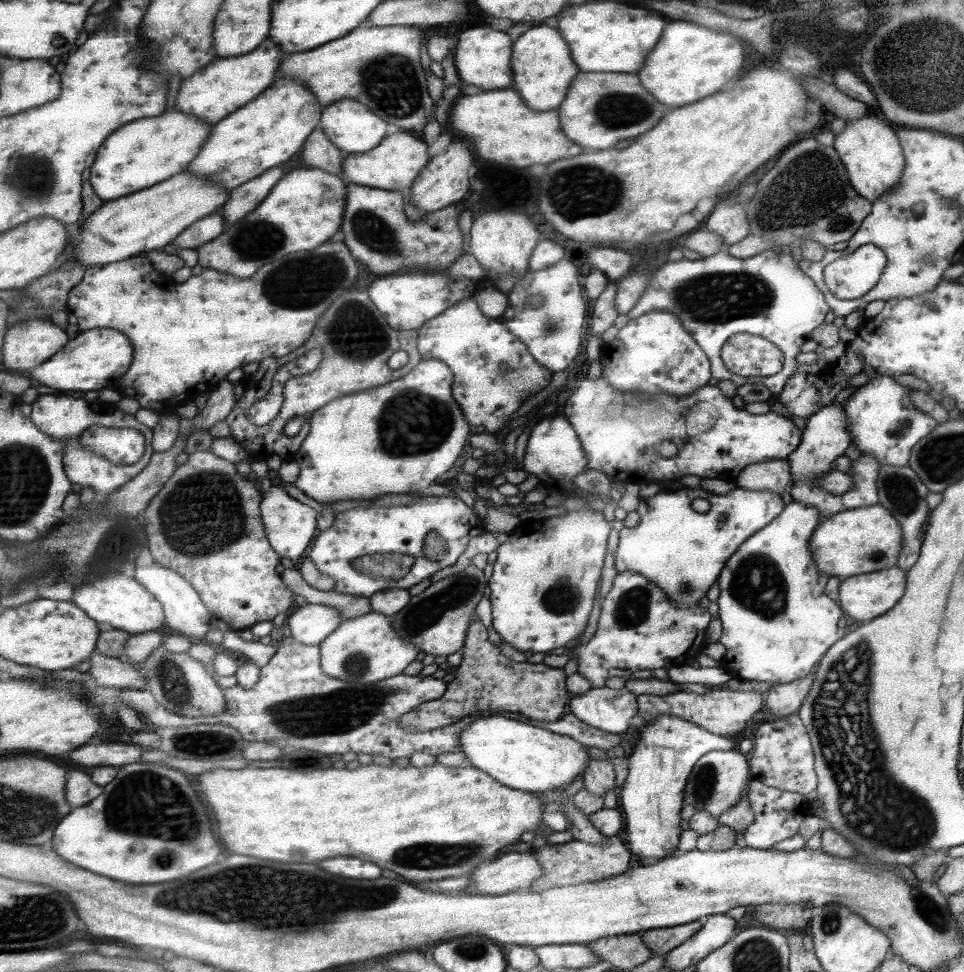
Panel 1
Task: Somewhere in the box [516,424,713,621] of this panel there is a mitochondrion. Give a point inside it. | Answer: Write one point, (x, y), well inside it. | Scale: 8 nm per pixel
(563, 597)

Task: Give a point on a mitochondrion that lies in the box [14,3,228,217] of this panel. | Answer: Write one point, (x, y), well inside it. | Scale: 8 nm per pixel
(34, 172)

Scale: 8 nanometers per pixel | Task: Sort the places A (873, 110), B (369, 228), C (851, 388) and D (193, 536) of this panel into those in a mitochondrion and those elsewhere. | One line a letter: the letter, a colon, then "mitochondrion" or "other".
A: other
B: mitochondrion
C: other
D: mitochondrion

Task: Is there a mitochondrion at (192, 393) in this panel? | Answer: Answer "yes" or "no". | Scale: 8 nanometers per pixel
no

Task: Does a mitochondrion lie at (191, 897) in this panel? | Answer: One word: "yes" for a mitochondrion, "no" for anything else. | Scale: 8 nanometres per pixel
yes

